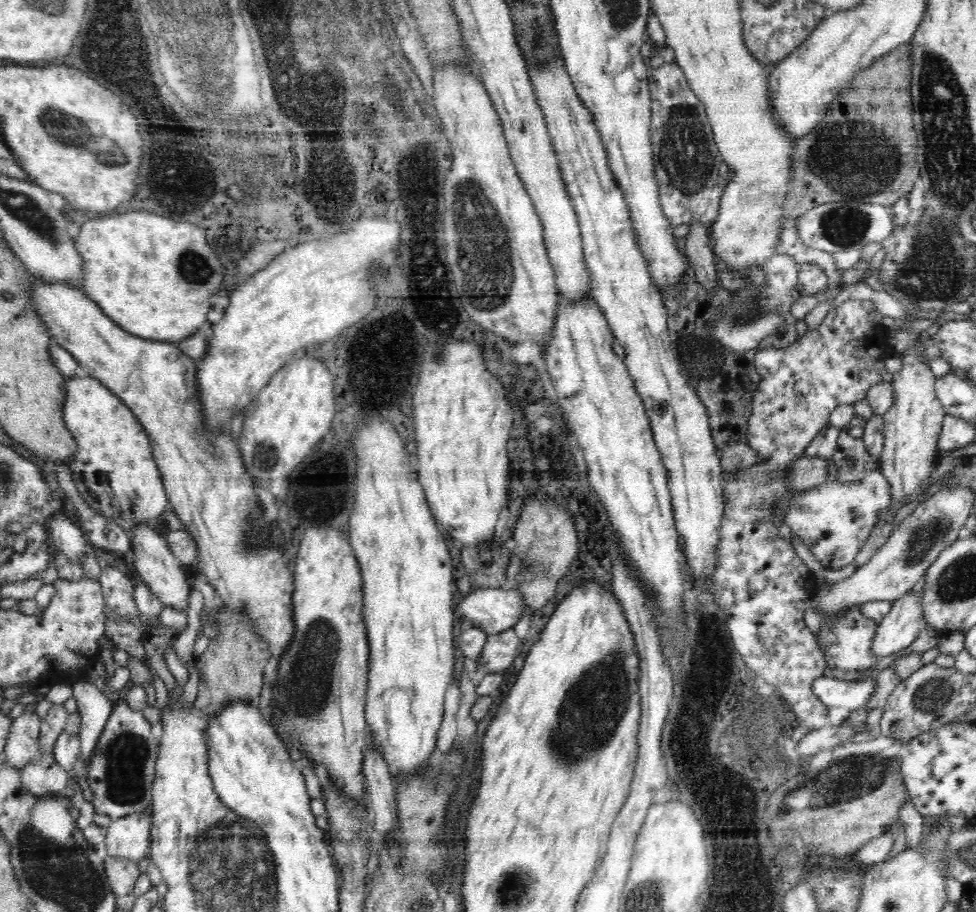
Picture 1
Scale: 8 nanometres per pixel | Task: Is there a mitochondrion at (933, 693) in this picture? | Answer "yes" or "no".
yes

